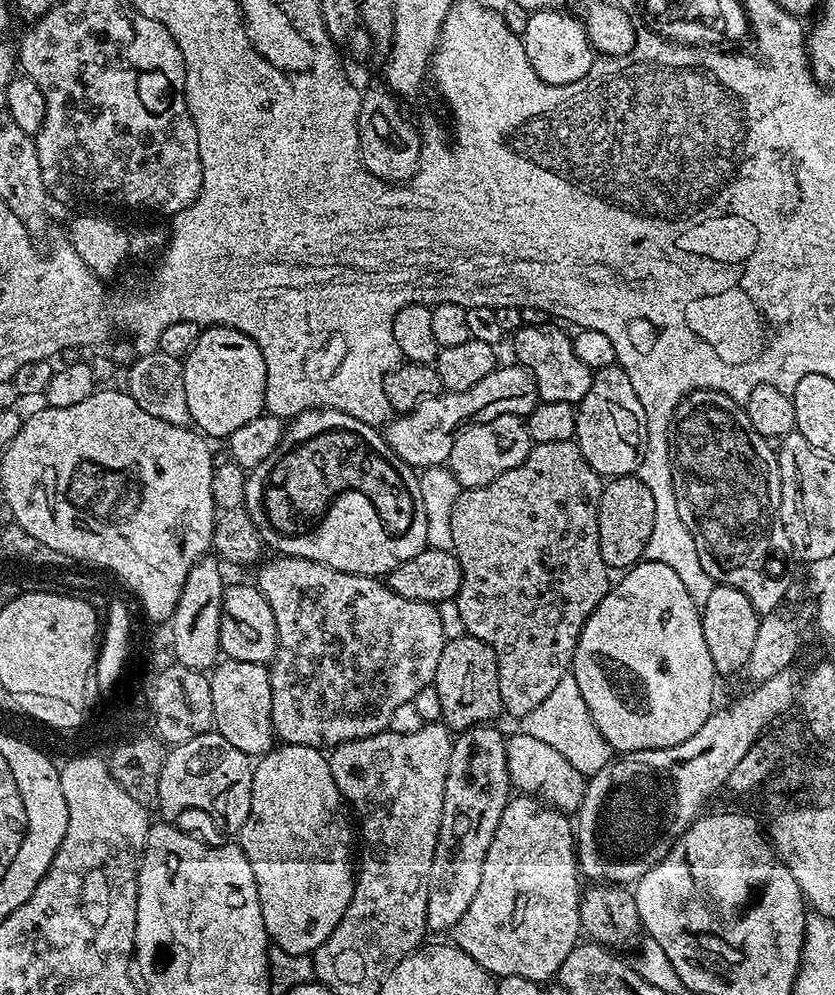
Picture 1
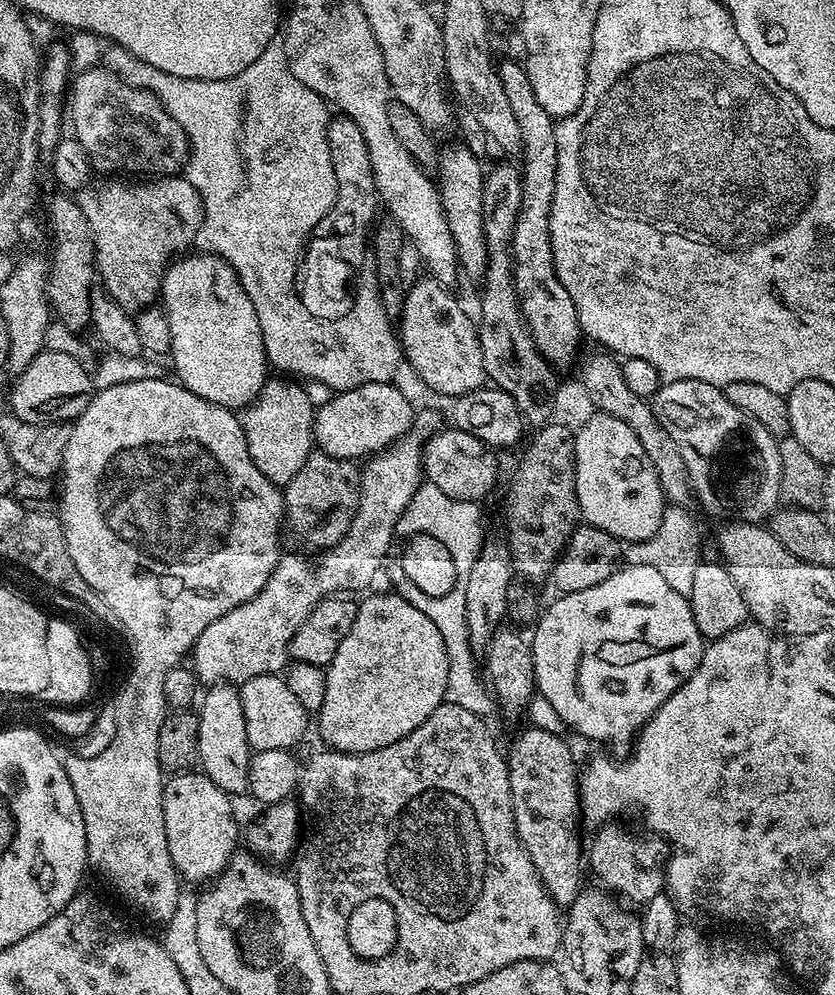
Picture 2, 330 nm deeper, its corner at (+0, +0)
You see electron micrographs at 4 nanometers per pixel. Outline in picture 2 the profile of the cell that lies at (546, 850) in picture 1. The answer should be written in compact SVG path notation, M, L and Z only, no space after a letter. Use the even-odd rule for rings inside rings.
M525 727L525 732L520 732L512 740L512 749L507 749L506 759L508 762L508 777L510 778L510 794L512 795L512 805L514 806L514 822L516 823L516 833L520 839L520 844L526 850L526 854L530 854L530 862L534 862L534 866L538 870L538 874L542 878L542 882L546 886L546 890L552 896L552 900L557 906L570 906L575 902L577 896L582 891L580 885L580 864L582 868L582 848L580 852L580 840L576 837L576 816L581 815L580 810L580 781L578 779L578 762L570 754L570 746L564 736L558 734L550 734L550 730L542 730L541 728Z

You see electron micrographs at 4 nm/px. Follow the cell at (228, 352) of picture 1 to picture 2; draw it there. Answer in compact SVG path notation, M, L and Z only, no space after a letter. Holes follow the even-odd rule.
M181 255L168 265L162 289L162 307L170 318L175 379L206 402L243 410L259 396L270 376L258 317L238 274L225 260L190 255Z

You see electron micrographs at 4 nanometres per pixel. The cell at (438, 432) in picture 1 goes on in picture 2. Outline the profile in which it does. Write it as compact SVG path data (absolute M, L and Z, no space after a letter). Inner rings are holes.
M417 411L412 421L412 428L399 440L388 445L383 452L375 453L365 463L369 463L368 465L363 465L360 474L360 494L356 502L356 510L352 513L352 521L348 523L346 534L333 548L319 553L320 561L317 562L316 568L311 568L300 556L281 555L266 586L262 586L262 590L254 594L250 602L242 602L242 606L222 614L222 618L214 618L214 622L210 622L210 626L206 626L202 634L198 634L196 644L190 653L190 667L196 673L196 679L201 685L239 686L250 678L283 673L290 660L288 654L290 642L298 626L306 622L314 606L318 606L321 600L333 594L356 594L352 592L371 586L372 579L375 578L376 571L379 570L380 563L383 562L384 555L392 544L392 536L397 535L396 524L400 521L400 515L406 510L410 498L414 498L414 494L420 489L424 476L424 443L435 432L439 432L441 427L442 421L438 413Z

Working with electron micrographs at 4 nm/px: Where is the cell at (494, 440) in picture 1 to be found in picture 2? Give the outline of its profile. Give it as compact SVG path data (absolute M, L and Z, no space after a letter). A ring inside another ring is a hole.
M444 426L424 443L424 476L427 483L438 486L449 498L480 502L483 496L491 494L496 484L496 456L497 453L474 438L474 434Z

